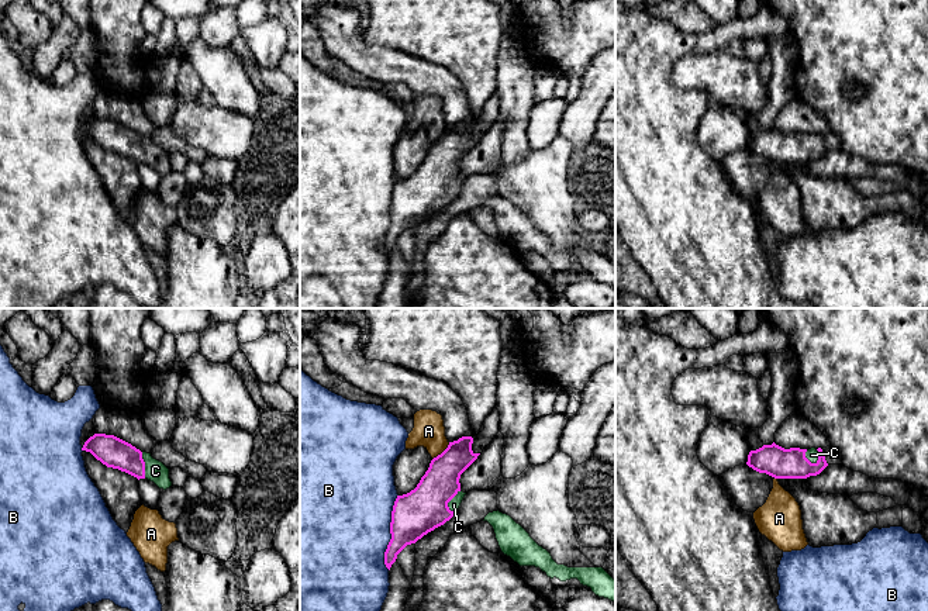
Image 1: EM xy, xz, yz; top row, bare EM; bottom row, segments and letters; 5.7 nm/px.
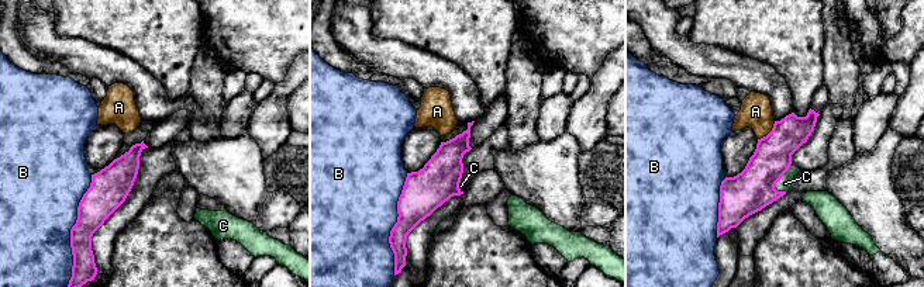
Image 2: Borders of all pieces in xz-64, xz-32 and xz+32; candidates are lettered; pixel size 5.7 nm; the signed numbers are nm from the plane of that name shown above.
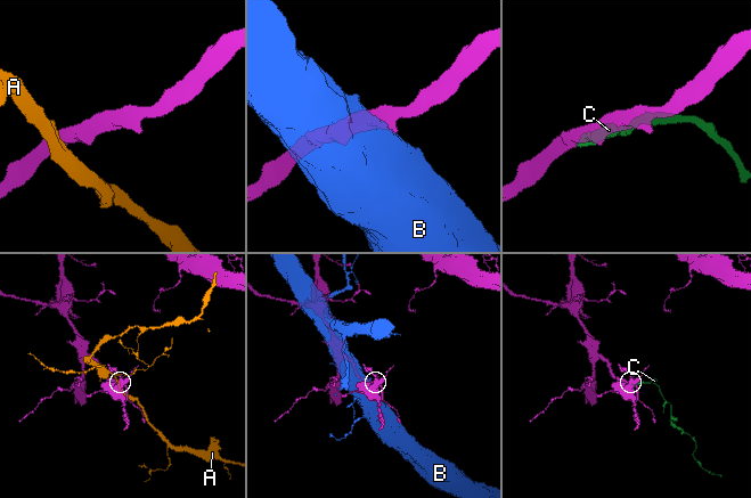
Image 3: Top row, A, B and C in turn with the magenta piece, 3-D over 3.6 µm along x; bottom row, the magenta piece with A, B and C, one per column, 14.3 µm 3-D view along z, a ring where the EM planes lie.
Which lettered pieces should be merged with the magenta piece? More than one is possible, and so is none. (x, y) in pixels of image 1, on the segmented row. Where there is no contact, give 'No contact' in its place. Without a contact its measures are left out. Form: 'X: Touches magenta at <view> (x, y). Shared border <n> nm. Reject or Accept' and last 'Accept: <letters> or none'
A: Touches magenta at xz (442, 452). Shared border 140 nm. Reject
B: Touches magenta at xz (390, 532). Shared border 440 nm. Reject
C: Touches magenta at yz (809, 461). Shared border 100 nm. Accept
Accept: C

